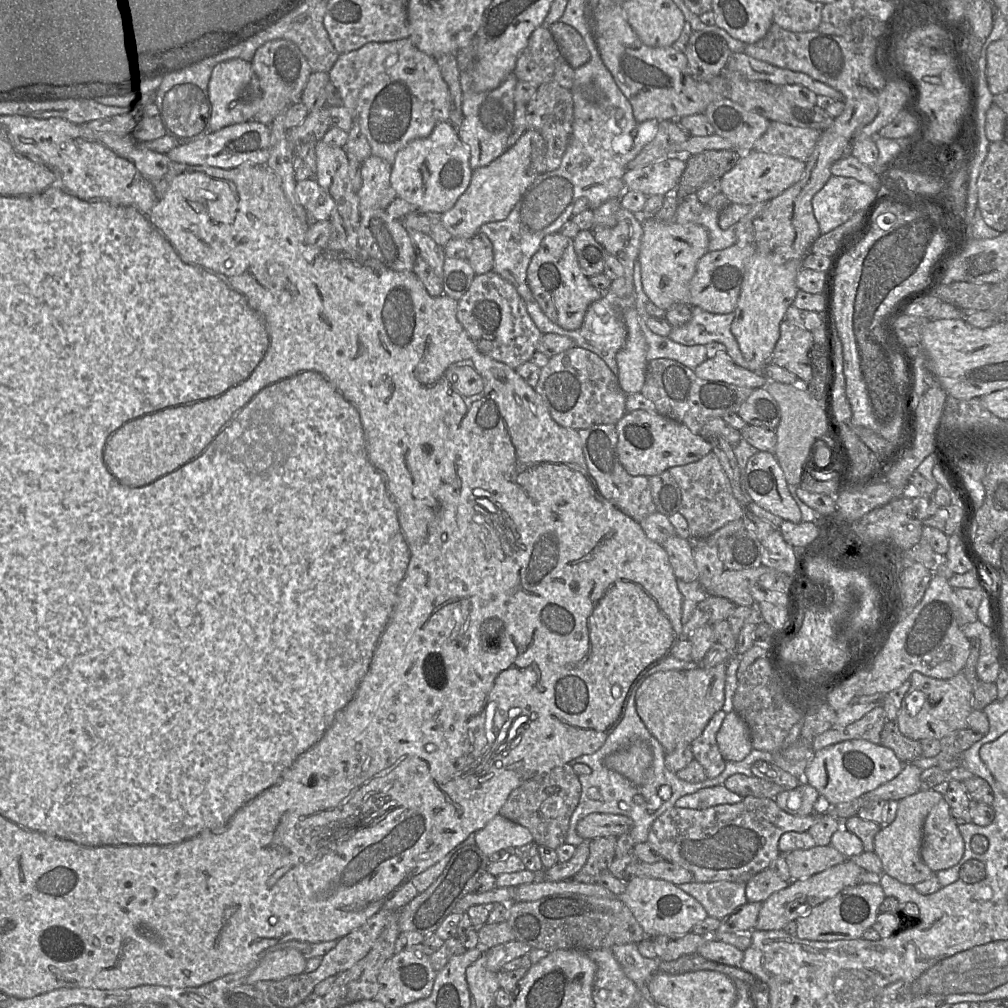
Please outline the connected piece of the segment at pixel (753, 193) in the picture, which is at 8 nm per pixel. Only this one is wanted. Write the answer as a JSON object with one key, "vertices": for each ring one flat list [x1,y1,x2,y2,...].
{"vertices":[[758,151,742,152,736,165,721,177,721,192,730,203,753,205,769,202,802,177,805,162,778,154,767,154]]}

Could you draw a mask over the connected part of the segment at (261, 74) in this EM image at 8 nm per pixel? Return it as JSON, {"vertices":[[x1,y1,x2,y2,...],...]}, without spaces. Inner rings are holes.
{"vertices":[[285,39,266,42,257,49,251,64,262,89,260,109,252,120,270,125,278,114,286,112,291,105,301,102,303,90,312,70,298,46]]}

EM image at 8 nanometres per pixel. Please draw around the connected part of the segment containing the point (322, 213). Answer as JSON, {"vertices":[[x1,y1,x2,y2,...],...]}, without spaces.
{"vertices":[[314,178,297,182,295,193,299,204,307,211,311,221,329,220,333,199]]}

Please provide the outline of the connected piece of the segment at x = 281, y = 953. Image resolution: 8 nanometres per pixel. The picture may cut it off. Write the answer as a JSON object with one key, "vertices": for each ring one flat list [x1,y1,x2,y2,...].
{"vertices":[[281,949,265,955,246,979,246,984,258,981,279,981,305,972,307,959,296,949]]}

